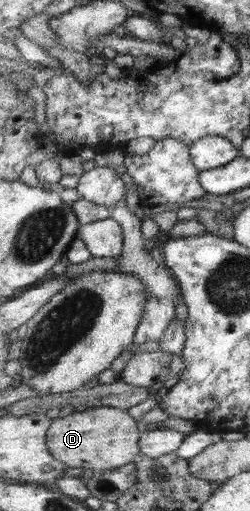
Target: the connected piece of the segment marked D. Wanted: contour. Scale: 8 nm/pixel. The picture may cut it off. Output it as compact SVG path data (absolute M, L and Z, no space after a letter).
M105 406L86 408L53 420L48 431L48 447L51 455L68 467L104 472L136 461L142 453L142 432L141 423L133 419L128 410Z

